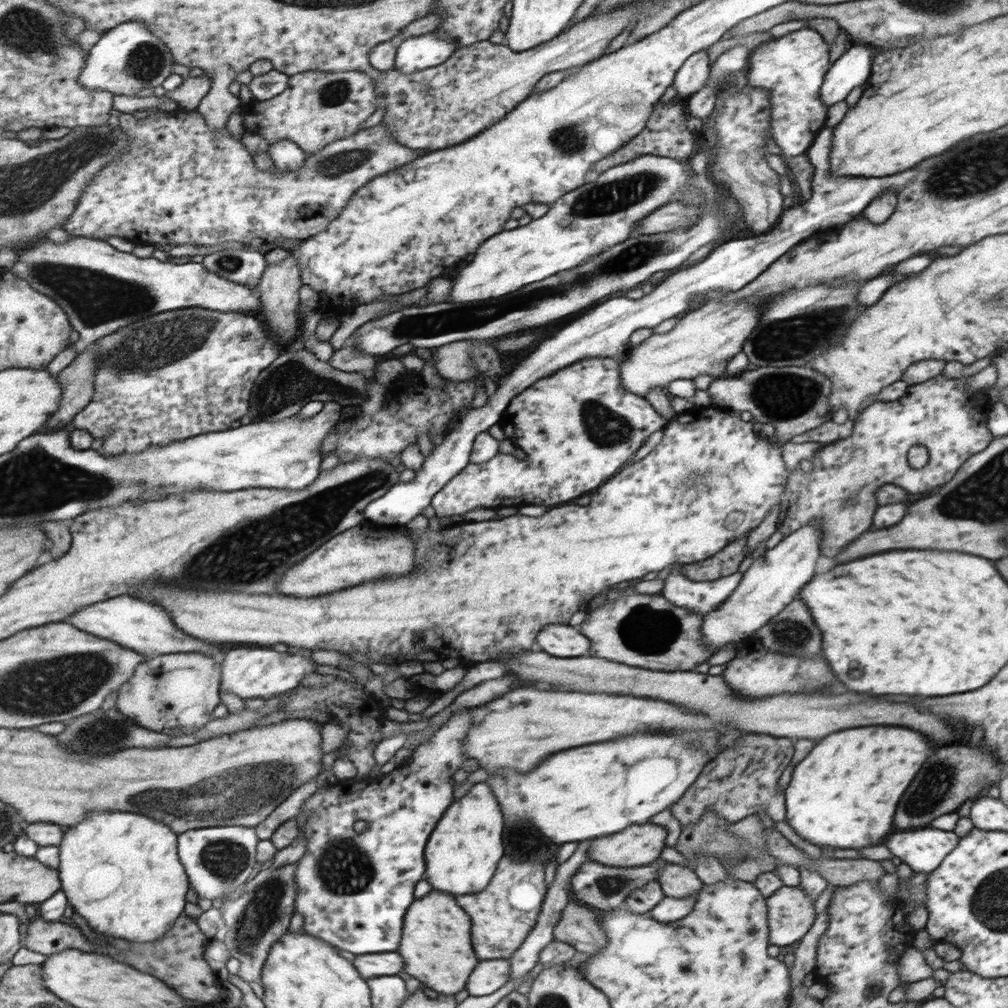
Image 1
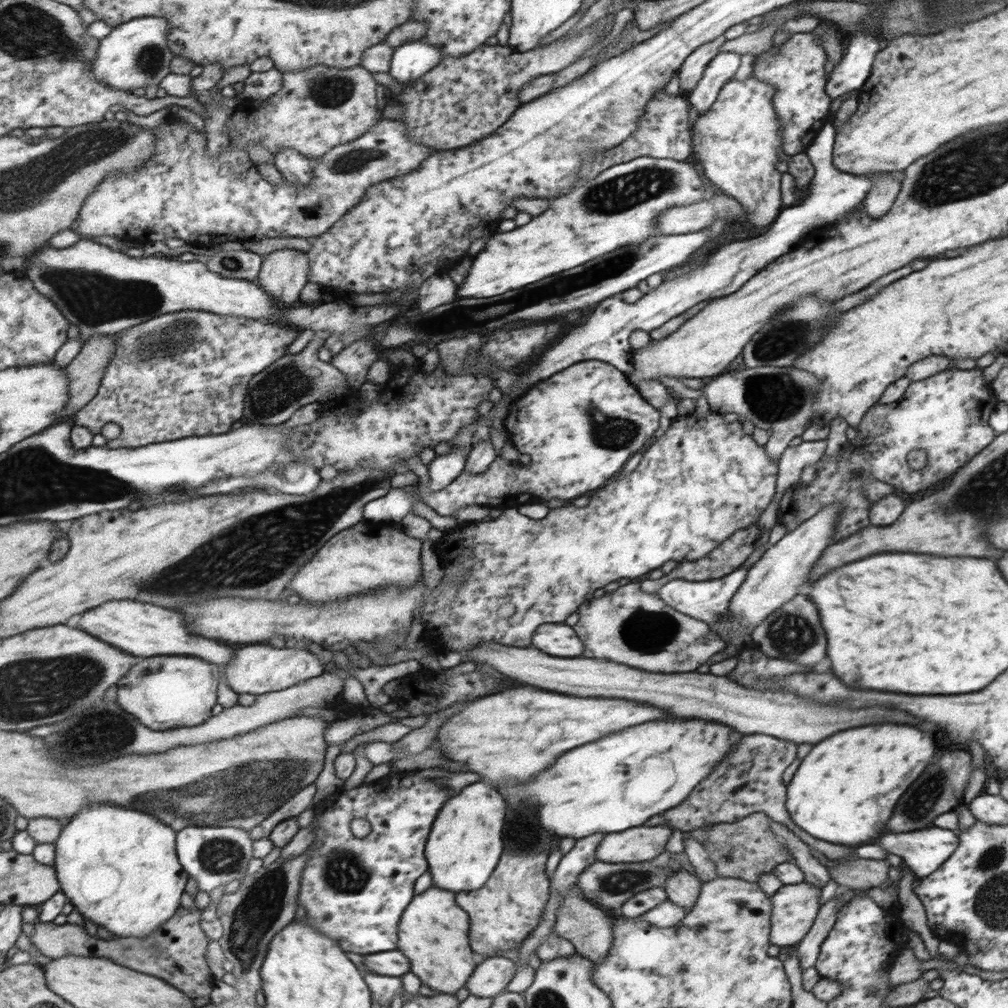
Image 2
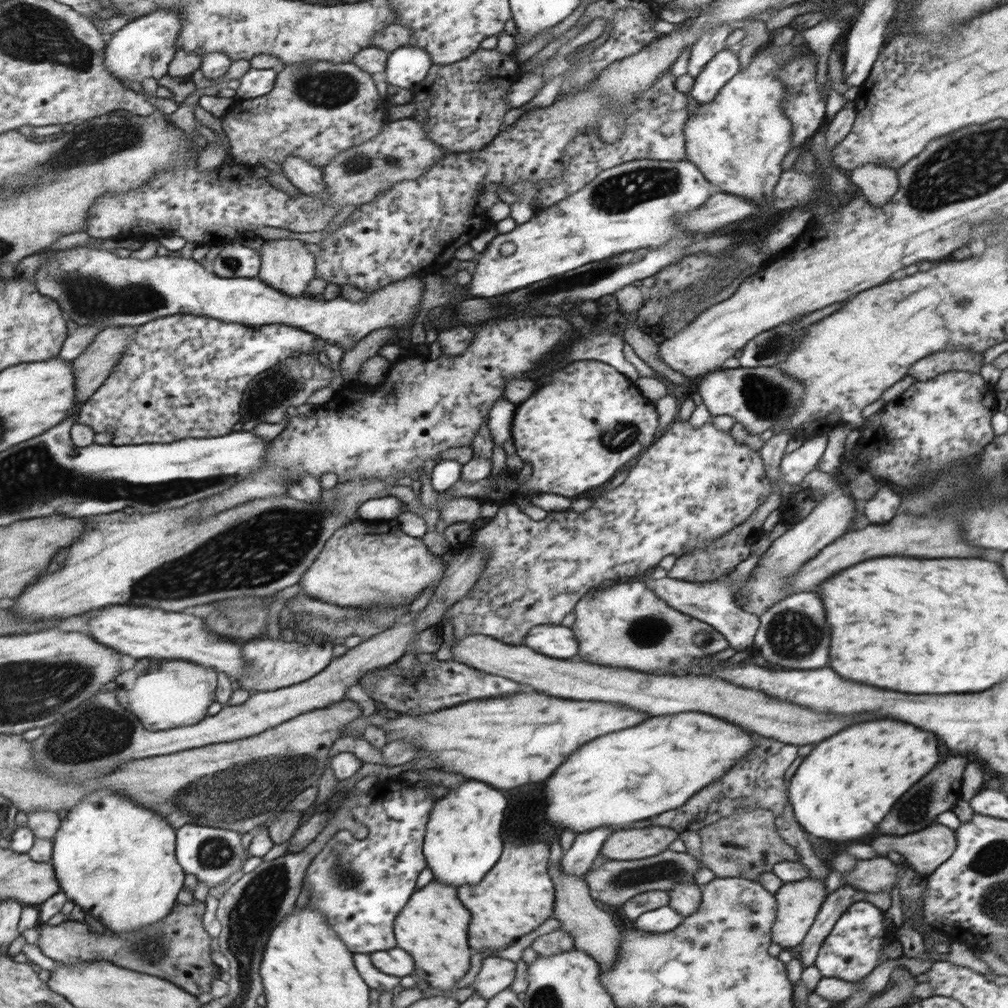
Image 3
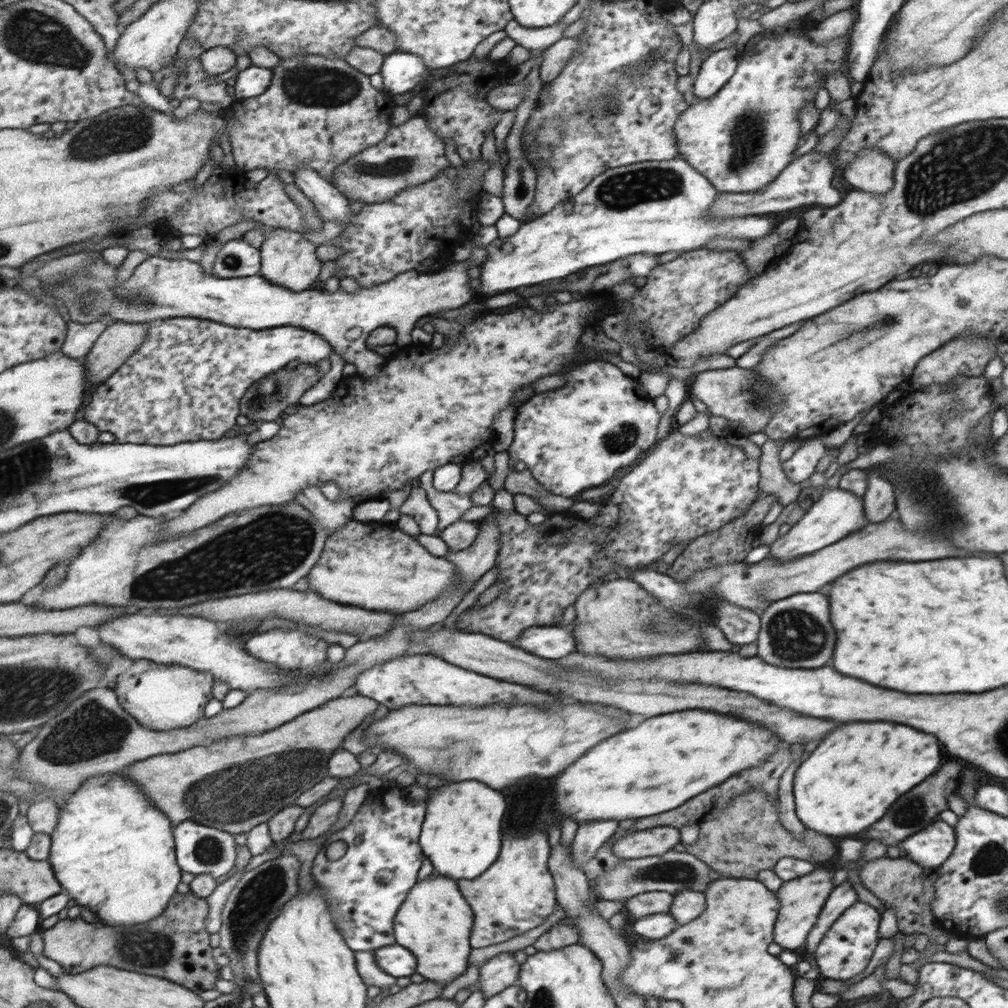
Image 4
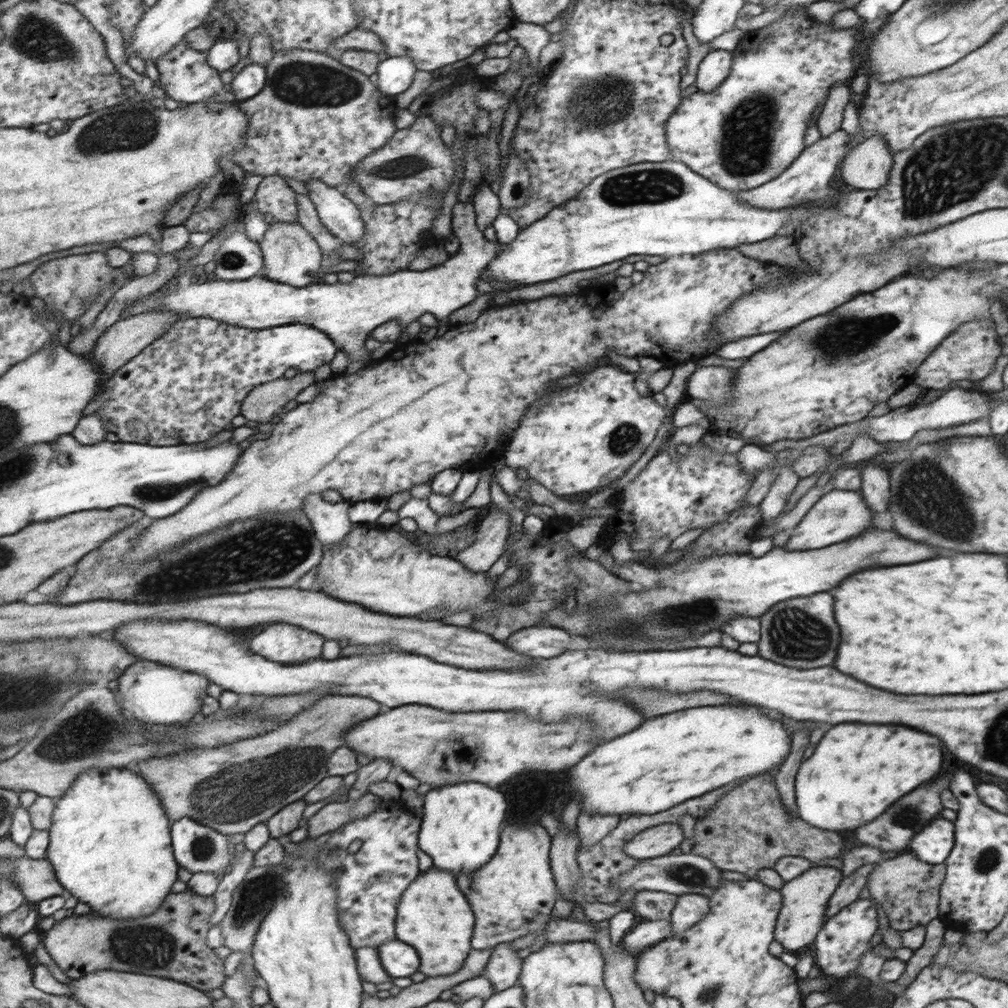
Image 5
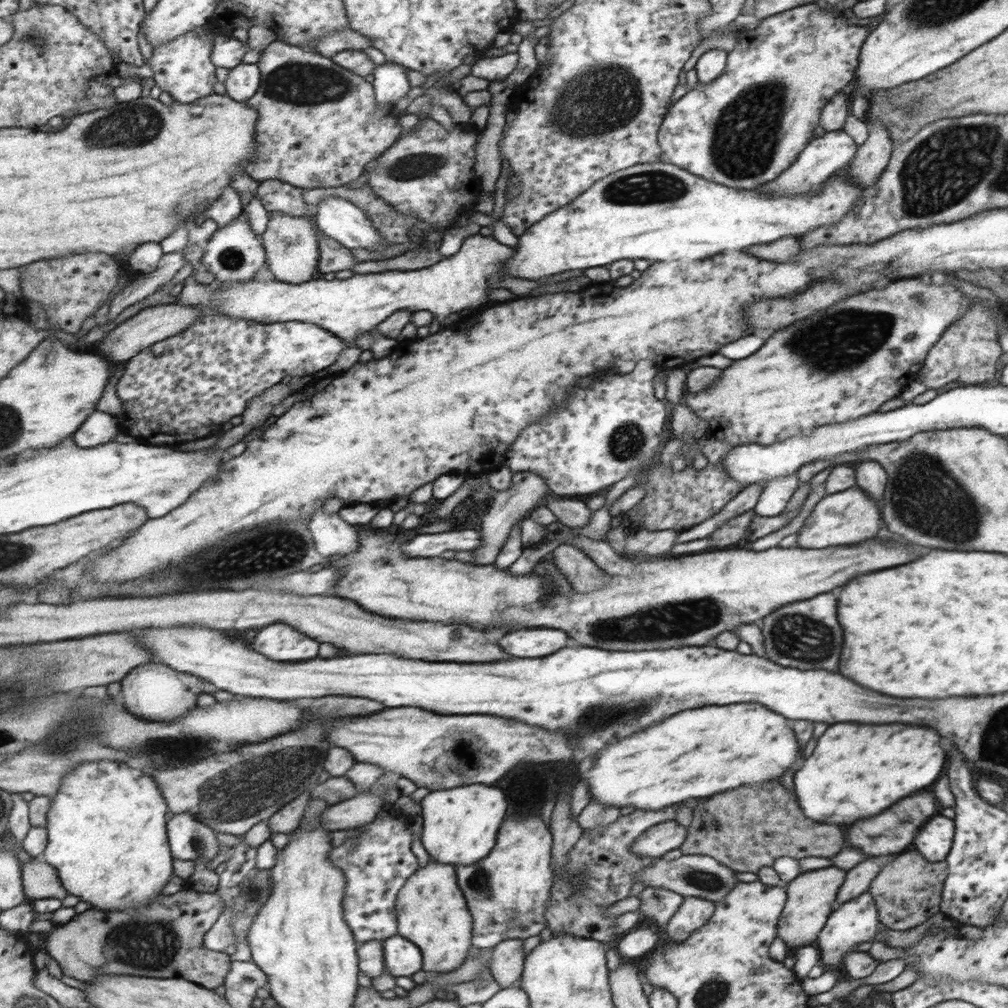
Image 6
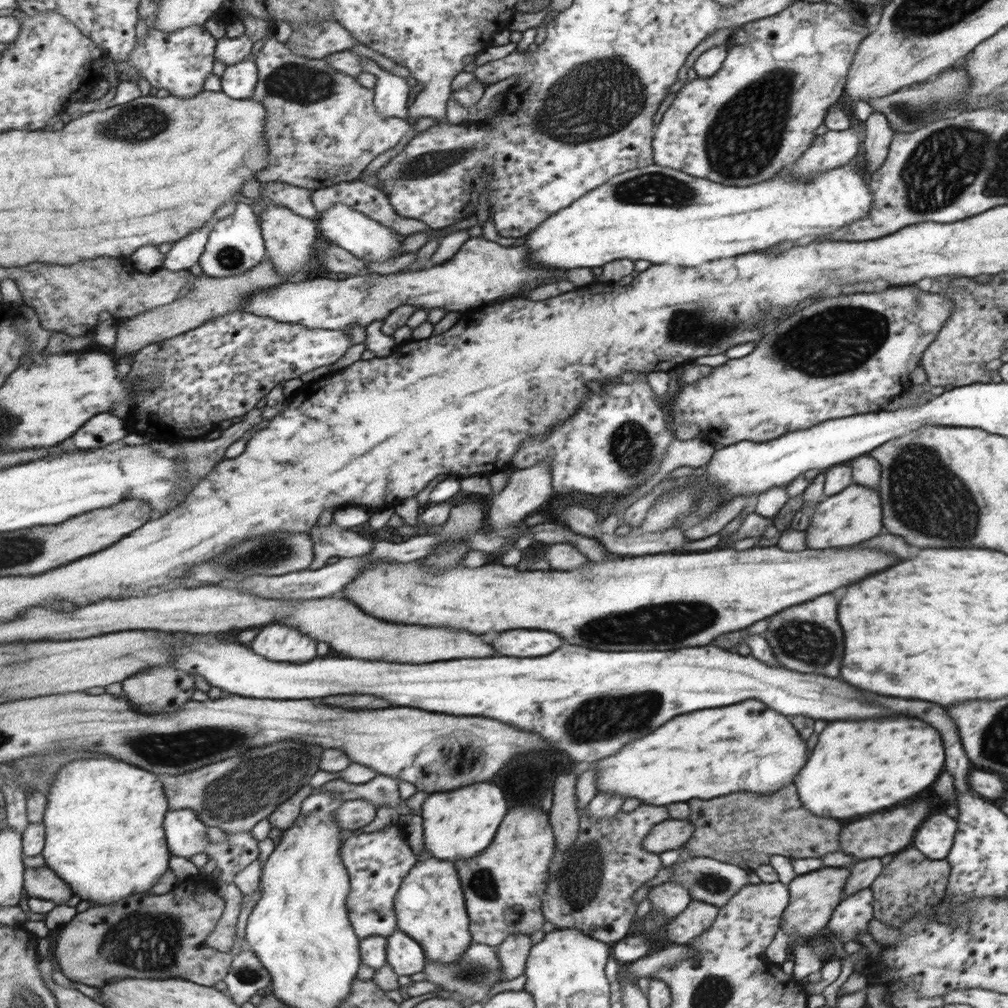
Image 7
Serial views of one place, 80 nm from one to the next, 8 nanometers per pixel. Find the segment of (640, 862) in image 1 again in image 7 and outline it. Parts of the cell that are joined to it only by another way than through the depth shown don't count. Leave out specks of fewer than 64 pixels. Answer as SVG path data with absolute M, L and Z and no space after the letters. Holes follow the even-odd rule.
M667 819L653 826L648 836L644 836L642 848L658 855L666 850L677 850L689 843L695 831L689 820Z

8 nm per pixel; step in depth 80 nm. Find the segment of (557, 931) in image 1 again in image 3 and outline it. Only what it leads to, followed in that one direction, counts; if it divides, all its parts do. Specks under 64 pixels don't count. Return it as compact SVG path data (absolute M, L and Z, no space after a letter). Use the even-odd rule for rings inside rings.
M550 863L549 871L553 875L554 884L557 885L556 919L561 923L560 929L572 934L575 947L587 952L591 957L601 962L602 970L608 972L614 968L619 959L621 936L618 927L614 925L611 916L597 907L590 896L589 886L584 875L566 874L559 863Z

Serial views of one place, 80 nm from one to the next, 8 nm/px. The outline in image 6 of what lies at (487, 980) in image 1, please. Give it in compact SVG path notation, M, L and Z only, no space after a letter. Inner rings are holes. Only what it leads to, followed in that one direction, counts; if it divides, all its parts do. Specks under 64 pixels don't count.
M506 939L489 950L489 967L493 973L493 979L502 989L510 987L516 982L525 968L523 939Z

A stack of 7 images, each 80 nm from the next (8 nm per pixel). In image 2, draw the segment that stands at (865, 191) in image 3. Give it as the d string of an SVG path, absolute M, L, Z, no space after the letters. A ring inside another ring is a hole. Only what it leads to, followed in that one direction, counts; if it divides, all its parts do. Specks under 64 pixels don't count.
M889 172L864 173L861 177L871 180L871 187L863 200L866 212L870 212L871 217L880 218L880 214L884 214L896 200L901 181L897 175Z

